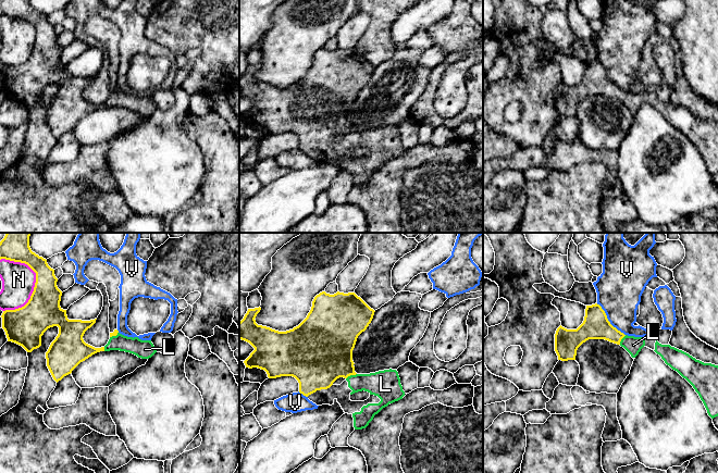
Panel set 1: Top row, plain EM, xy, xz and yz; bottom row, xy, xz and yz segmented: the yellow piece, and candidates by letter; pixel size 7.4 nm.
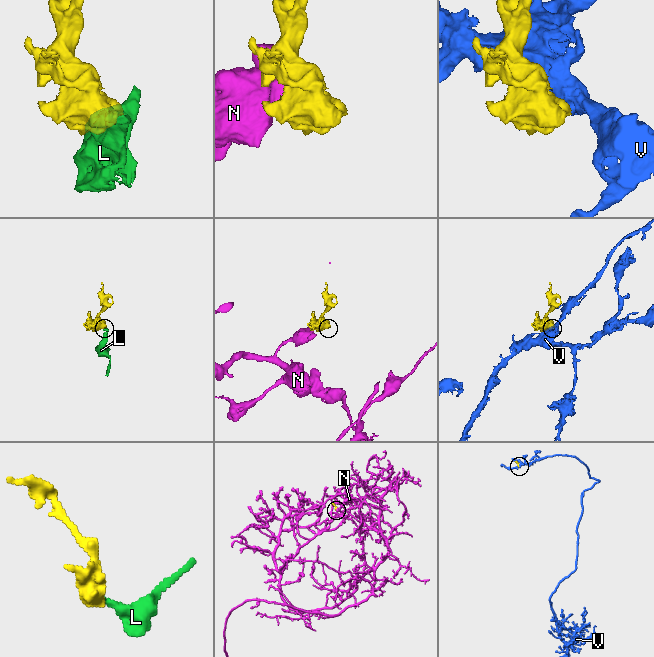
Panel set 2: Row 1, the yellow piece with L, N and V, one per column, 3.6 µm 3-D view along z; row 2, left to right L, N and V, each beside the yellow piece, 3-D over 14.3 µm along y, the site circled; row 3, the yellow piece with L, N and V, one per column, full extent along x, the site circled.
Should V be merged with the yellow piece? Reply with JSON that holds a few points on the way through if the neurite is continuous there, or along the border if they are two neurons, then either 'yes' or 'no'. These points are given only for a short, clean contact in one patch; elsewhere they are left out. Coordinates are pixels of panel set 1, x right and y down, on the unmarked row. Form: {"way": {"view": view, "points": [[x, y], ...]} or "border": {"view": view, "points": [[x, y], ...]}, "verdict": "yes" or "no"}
{"verdict": "no"}

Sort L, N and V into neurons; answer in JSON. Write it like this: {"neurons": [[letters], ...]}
{"neurons": [["L"], ["N"], ["V"]]}

